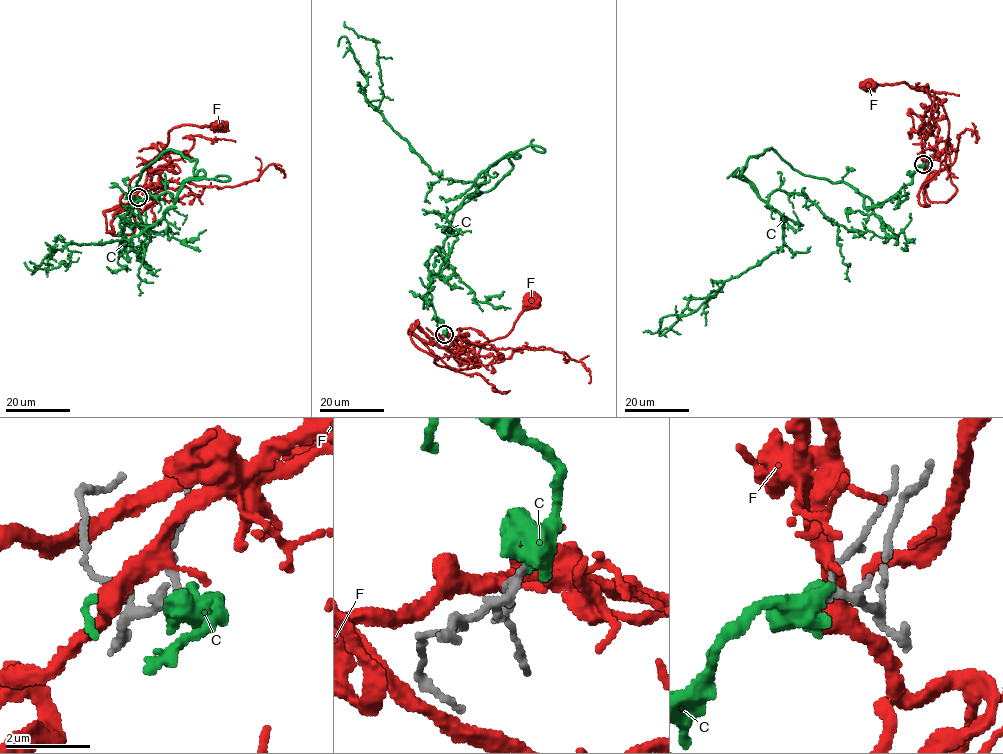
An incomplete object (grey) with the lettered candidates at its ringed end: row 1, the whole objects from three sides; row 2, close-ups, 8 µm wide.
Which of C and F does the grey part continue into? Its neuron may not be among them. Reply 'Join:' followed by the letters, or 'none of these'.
Join: none of these

